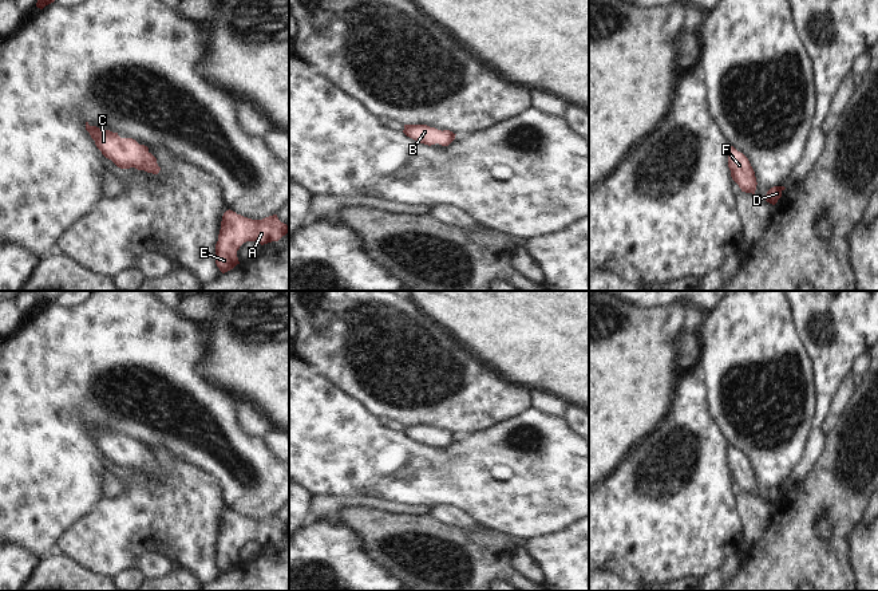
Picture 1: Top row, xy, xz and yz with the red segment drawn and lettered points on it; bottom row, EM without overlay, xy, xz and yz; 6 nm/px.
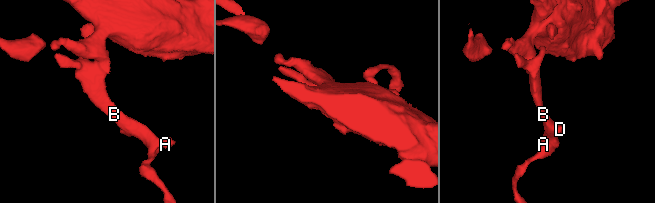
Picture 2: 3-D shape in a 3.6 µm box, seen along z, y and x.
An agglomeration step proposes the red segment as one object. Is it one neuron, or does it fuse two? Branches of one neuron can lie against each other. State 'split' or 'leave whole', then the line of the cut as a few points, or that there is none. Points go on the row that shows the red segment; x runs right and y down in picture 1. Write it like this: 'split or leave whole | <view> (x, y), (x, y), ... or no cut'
leave whole | no cut

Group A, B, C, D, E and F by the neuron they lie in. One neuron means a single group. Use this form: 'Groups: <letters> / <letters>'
Groups: A B C D E F

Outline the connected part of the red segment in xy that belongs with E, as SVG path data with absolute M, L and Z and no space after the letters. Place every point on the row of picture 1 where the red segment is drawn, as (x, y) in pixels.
M226 210L222 216L218 241L215 244L215 264L222 273L240 264L237 251L246 241L264 245L278 241L289 232L289 225L281 222L277 214L262 220L252 220Z

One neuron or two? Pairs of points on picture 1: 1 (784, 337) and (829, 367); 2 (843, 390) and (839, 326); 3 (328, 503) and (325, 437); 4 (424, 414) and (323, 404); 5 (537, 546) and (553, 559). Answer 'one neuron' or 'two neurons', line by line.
1: two neurons
2: two neurons
3: two neurons
4: two neurons
5: one neuron

